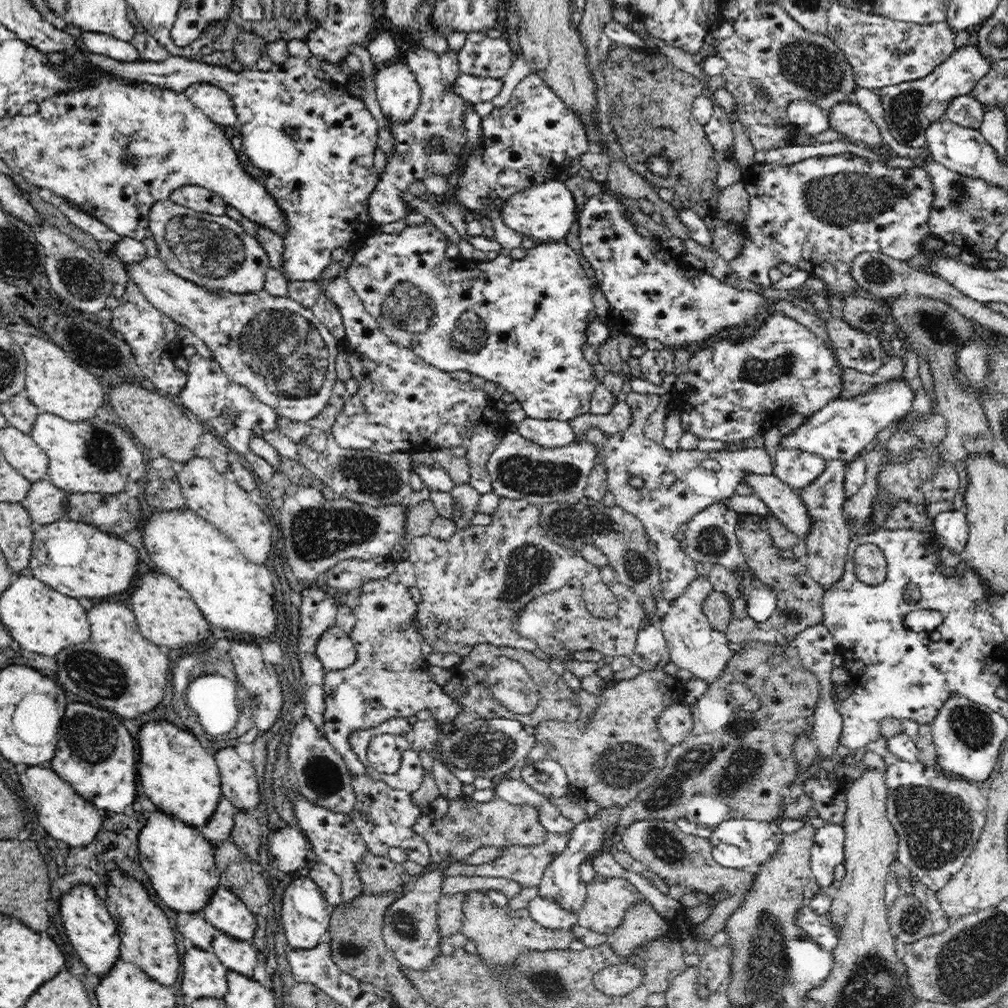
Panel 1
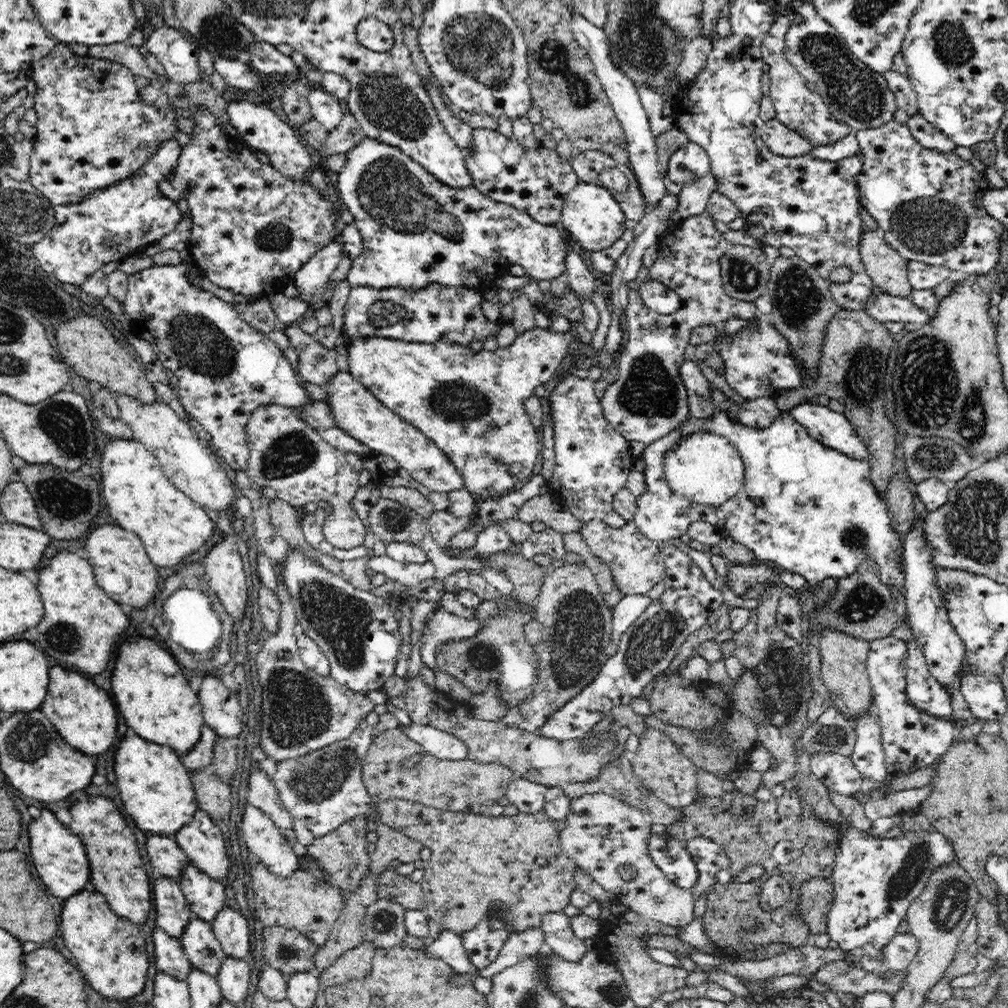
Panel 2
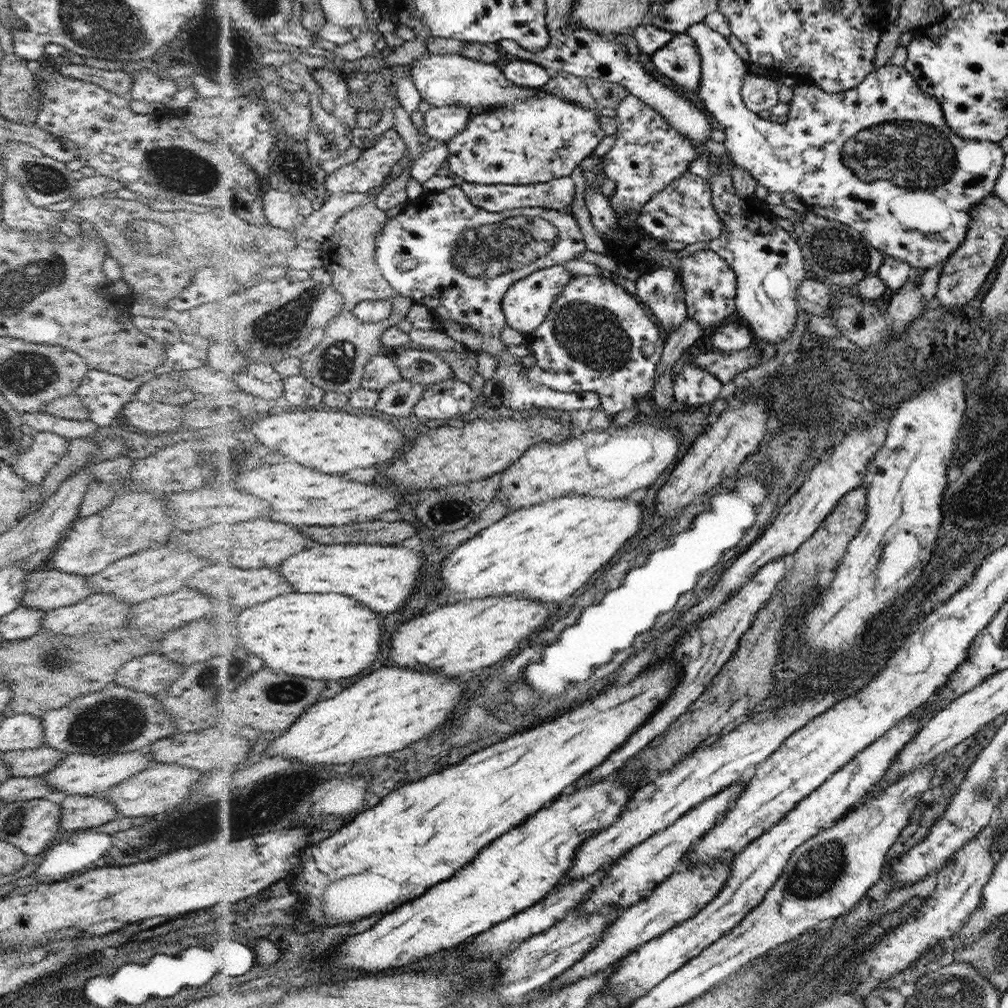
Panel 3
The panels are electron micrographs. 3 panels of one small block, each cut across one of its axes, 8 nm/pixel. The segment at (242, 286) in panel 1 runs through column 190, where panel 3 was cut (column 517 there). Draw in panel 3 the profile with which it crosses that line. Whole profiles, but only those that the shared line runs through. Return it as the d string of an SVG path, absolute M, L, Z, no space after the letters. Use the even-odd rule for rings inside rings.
M458 186L448 188L447 190L426 190L422 196L415 200L414 206L411 205L408 210L404 211L402 215L389 219L385 229L378 236L377 258L379 265L383 268L383 274L392 286L404 296L411 296L416 303L424 306L429 306L437 312L442 321L452 321L456 325L466 325L470 329L476 329L482 335L490 335L494 338L500 338L504 328L507 327L506 313L503 311L503 298L507 294L507 290L514 283L519 280L526 279L528 275L533 272L541 271L543 268L548 268L556 265L563 265L566 262L578 258L586 251L586 244L584 236L580 233L577 220L574 214L568 211L542 209L542 208L516 208L515 210L508 210L505 212L488 212L482 208L476 208L471 204L470 197L466 192L465 186Z

